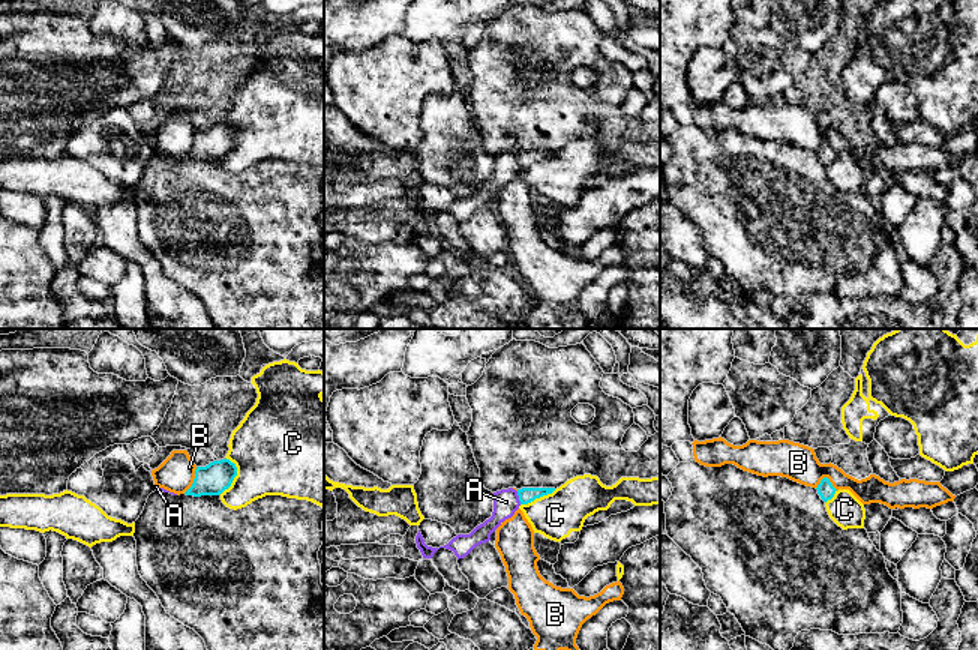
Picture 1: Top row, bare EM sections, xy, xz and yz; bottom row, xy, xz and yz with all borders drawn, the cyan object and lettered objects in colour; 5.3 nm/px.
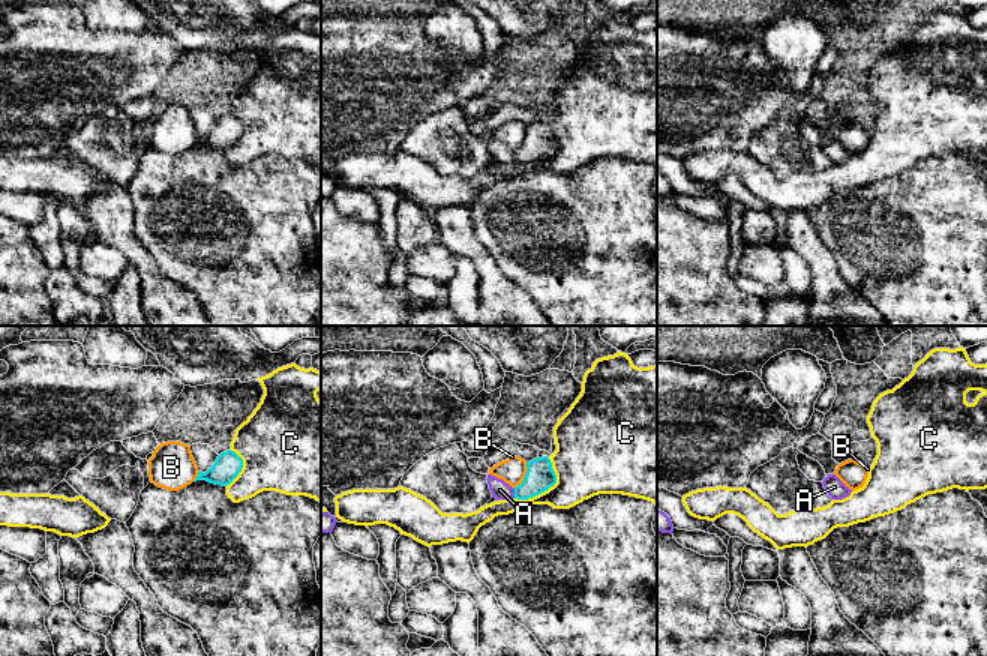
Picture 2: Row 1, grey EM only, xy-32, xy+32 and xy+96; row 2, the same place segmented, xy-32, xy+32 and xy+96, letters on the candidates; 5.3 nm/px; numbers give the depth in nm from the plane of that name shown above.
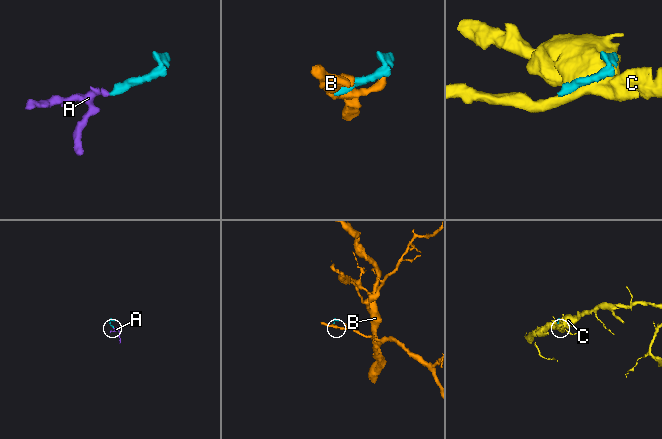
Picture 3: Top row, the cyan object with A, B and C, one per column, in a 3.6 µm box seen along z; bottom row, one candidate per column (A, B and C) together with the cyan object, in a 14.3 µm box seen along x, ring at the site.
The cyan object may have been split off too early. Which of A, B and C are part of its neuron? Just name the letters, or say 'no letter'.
A

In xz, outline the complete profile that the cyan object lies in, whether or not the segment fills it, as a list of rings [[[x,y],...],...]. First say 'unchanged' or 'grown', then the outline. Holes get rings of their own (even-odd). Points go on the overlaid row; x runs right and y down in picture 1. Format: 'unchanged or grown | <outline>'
grown | [[[522,488],[501,489],[494,492],[494,512],[489,519],[477,525],[470,534],[458,534],[447,545],[440,546],[454,552],[459,558],[466,557],[476,546],[490,540],[490,534],[508,518],[514,515],[520,504],[528,504],[536,498],[552,494],[555,488]]]

